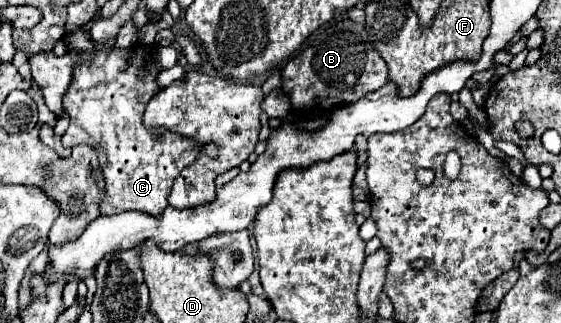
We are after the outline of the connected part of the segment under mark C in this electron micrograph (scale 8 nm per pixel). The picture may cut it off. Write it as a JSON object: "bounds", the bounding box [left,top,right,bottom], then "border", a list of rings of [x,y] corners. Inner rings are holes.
{"bounds":[61,44,197,218],"border":[[[141,44],[115,52],[83,52],[83,60],[75,68],[73,84],[63,100],[71,122],[61,142],[69,148],[87,144],[97,150],[99,170],[105,178],[105,198],[101,202],[101,214],[105,216],[139,210],[159,218],[167,208],[167,196],[175,178],[197,158],[197,142],[167,130],[161,130],[161,138],[155,140],[141,122],[145,104],[159,92],[159,86],[153,84],[159,68],[151,60],[153,48]]]}

